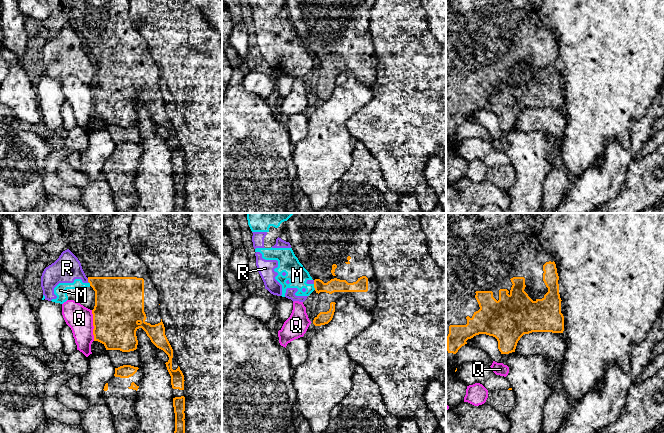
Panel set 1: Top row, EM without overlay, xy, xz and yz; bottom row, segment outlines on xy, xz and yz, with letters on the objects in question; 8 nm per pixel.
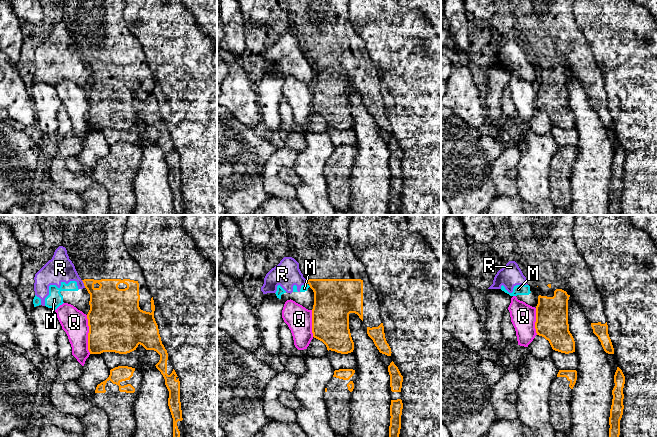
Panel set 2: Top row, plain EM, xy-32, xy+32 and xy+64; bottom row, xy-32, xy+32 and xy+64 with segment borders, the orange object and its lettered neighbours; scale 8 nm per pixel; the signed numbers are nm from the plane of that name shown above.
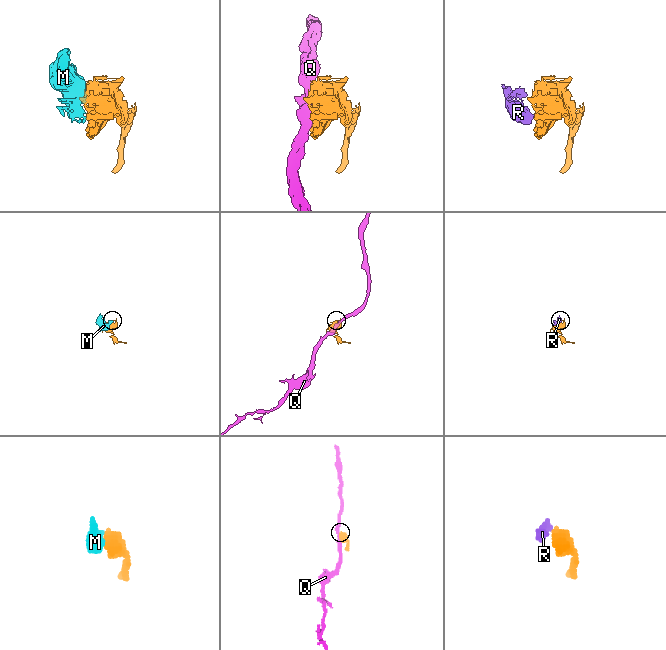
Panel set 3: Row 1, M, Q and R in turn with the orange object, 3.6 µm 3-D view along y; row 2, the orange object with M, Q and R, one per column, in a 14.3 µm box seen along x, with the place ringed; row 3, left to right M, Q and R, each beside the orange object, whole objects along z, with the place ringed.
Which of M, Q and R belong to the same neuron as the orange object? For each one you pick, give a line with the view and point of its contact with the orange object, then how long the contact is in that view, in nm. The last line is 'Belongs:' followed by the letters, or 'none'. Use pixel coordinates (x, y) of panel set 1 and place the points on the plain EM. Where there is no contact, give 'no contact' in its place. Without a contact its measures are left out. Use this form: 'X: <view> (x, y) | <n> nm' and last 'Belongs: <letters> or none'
Belongs: none

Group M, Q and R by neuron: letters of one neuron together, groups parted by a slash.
M R / Q

